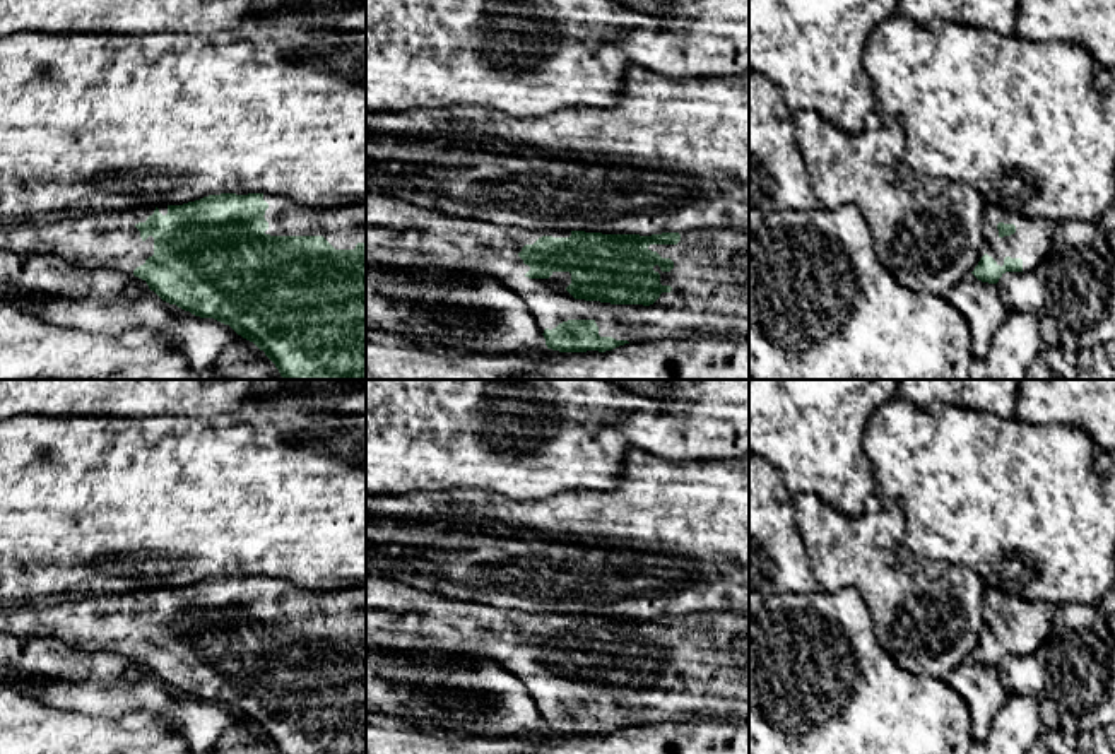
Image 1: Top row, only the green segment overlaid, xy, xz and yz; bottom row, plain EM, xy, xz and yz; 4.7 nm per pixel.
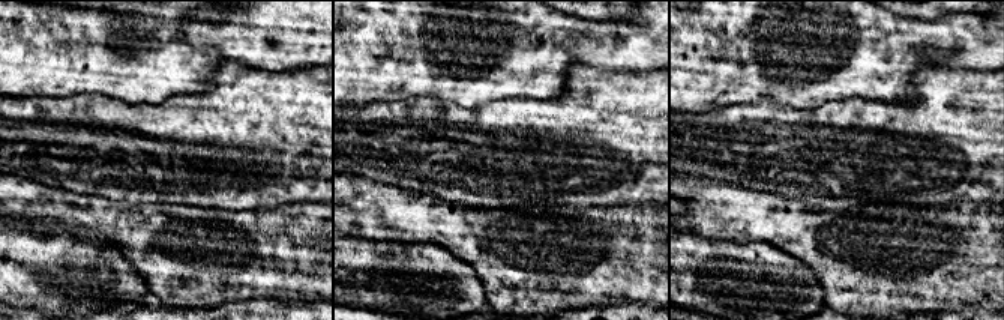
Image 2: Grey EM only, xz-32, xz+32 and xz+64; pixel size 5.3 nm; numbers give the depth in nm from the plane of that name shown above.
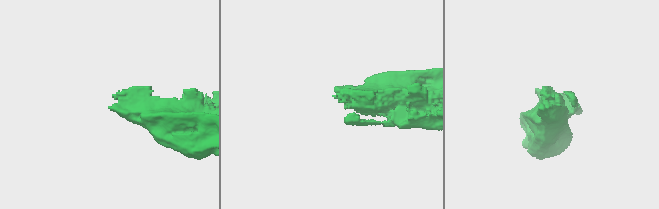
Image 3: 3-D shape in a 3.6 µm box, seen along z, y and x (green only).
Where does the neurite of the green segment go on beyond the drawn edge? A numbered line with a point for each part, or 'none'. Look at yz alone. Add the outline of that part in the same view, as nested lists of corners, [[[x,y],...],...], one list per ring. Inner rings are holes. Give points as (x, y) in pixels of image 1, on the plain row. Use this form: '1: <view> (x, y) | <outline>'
1: yz (1032, 624) | [[[985,586],[982,609],[985,636],[1000,650],[1006,639],[1021,641],[1023,655],[1031,655],[1052,631],[1053,607],[1052,604],[1026,602],[994,586]],[[999,605],[1014,607],[1016,616],[1000,621]]]

